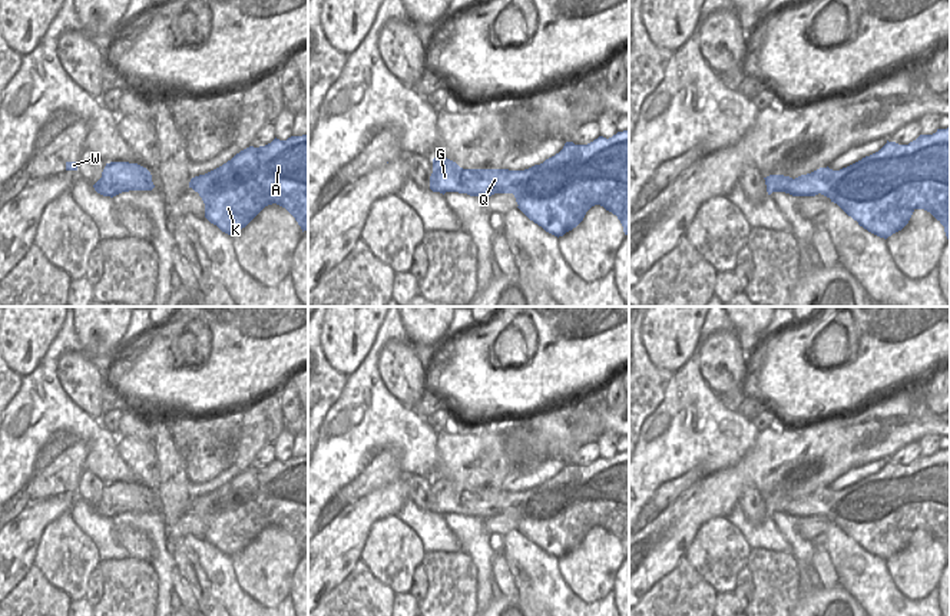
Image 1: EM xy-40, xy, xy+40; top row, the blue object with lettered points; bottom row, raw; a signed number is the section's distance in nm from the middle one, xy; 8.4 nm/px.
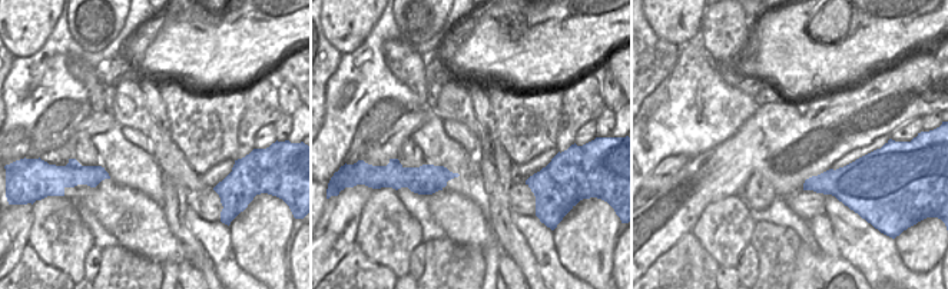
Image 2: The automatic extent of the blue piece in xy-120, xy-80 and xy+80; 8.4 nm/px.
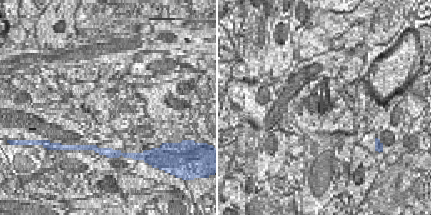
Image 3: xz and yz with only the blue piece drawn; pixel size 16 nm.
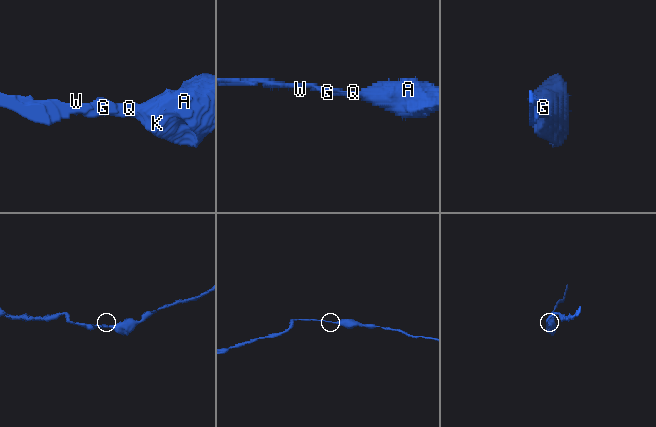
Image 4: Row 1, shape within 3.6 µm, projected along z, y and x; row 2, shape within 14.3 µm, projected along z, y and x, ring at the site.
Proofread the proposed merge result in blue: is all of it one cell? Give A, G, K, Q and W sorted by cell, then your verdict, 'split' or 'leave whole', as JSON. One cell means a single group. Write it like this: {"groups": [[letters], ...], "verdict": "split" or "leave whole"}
{"groups": [["A", "G", "K", "Q", "W"]], "verdict": "leave whole"}

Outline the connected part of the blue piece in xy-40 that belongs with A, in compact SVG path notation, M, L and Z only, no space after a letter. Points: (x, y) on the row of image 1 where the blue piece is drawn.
M308 135L291 136L287 140L275 138L265 146L249 146L222 166L192 178L189 188L202 198L205 218L231 236L245 228L265 206L272 203L285 208L295 218L302 232L308 231Z

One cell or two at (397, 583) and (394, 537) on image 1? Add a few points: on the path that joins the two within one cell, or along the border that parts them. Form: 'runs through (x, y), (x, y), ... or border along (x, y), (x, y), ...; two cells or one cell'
runs through (396, 572), (394, 549); one cell

